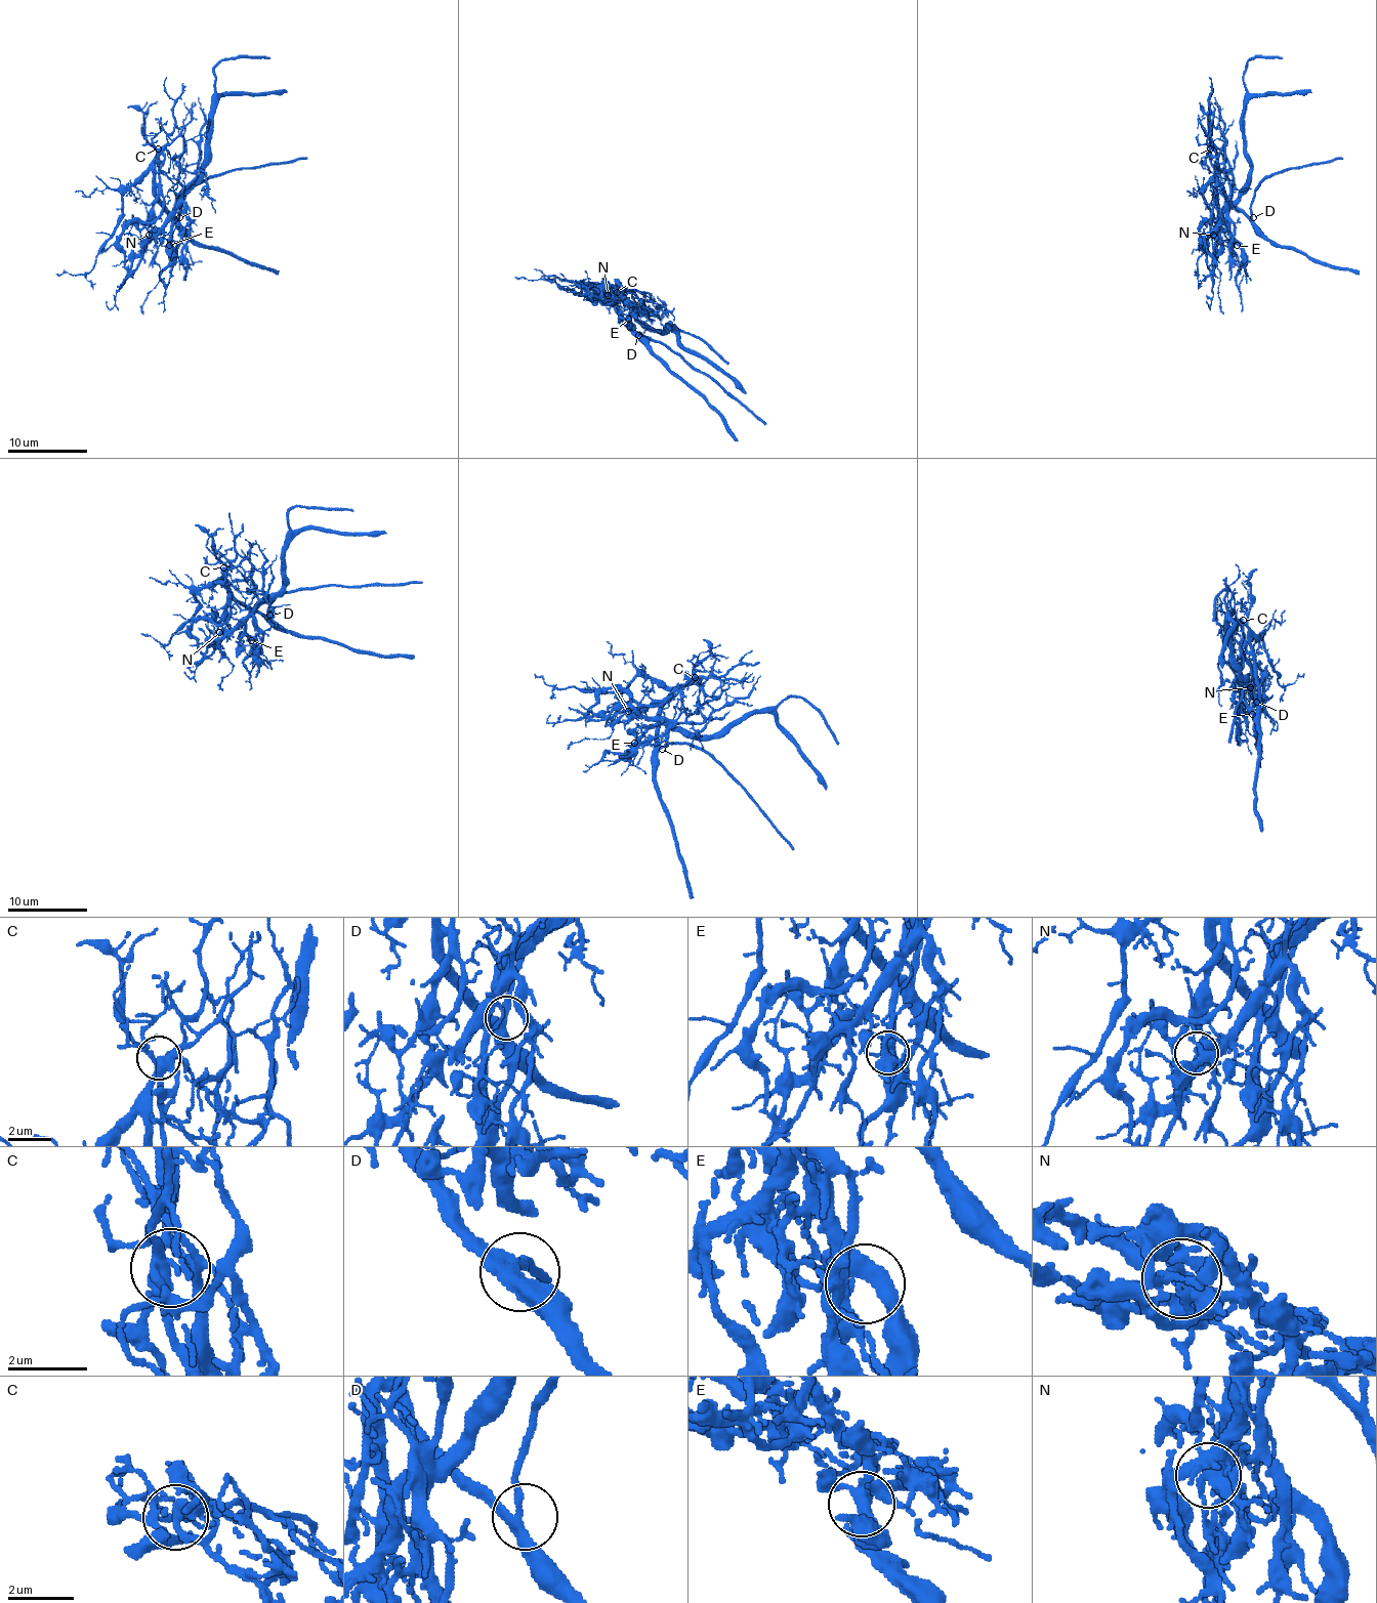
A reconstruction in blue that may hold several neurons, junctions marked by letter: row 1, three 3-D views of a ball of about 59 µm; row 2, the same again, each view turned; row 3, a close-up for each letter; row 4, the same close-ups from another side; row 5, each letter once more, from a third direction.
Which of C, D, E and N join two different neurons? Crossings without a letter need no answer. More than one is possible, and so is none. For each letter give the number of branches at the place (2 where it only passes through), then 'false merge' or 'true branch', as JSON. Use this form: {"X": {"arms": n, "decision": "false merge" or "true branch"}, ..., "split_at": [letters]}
{"C": {"arms": 5, "decision": "true branch"}, "D": {"arms": 3, "decision": "true branch"}, "E": {"arms": 3, "decision": "true branch"}, "N": {"arms": 5, "decision": "false merge"}, "split_at": ["N"]}

